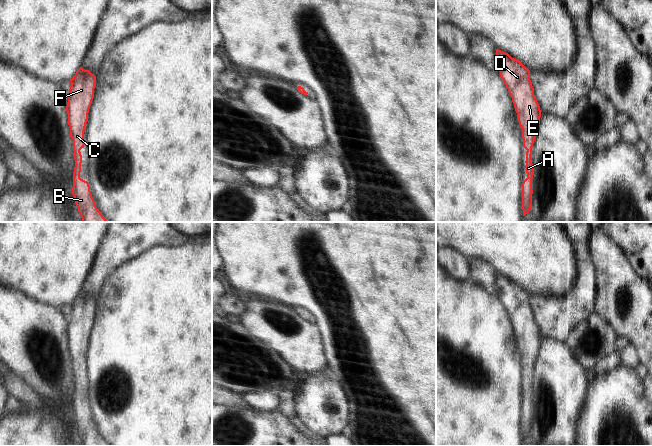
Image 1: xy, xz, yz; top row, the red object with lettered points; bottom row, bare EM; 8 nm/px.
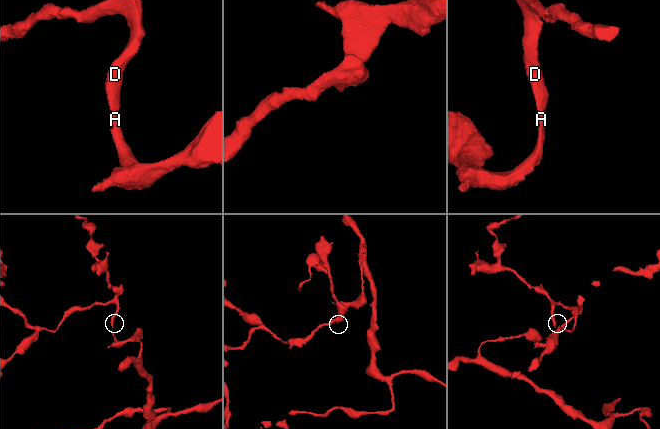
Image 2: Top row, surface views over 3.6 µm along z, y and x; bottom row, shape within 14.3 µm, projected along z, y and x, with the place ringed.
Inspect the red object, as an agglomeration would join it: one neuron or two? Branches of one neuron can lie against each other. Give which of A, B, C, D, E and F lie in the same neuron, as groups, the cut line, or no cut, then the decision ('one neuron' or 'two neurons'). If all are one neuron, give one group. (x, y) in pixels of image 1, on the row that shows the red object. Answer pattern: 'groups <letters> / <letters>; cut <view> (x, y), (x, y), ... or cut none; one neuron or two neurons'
groups A B C D E F; cut none; one neuron

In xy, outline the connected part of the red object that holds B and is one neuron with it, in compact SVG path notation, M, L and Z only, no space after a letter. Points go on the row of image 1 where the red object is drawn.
M80 67L76 71L73 78L70 80L70 83L71 83L70 91L67 94L68 104L66 106L66 111L68 114L70 137L73 140L73 152L75 160L72 195L74 197L75 204L78 208L78 212L82 218L82 222L107 222L107 220L103 217L101 212L96 207L95 201L90 191L89 183L80 178L82 163L82 155L80 150L84 148L85 145L84 131L88 120L89 109L94 98L94 89L96 87L96 76L92 74L89 70L85 70L82 67Z

